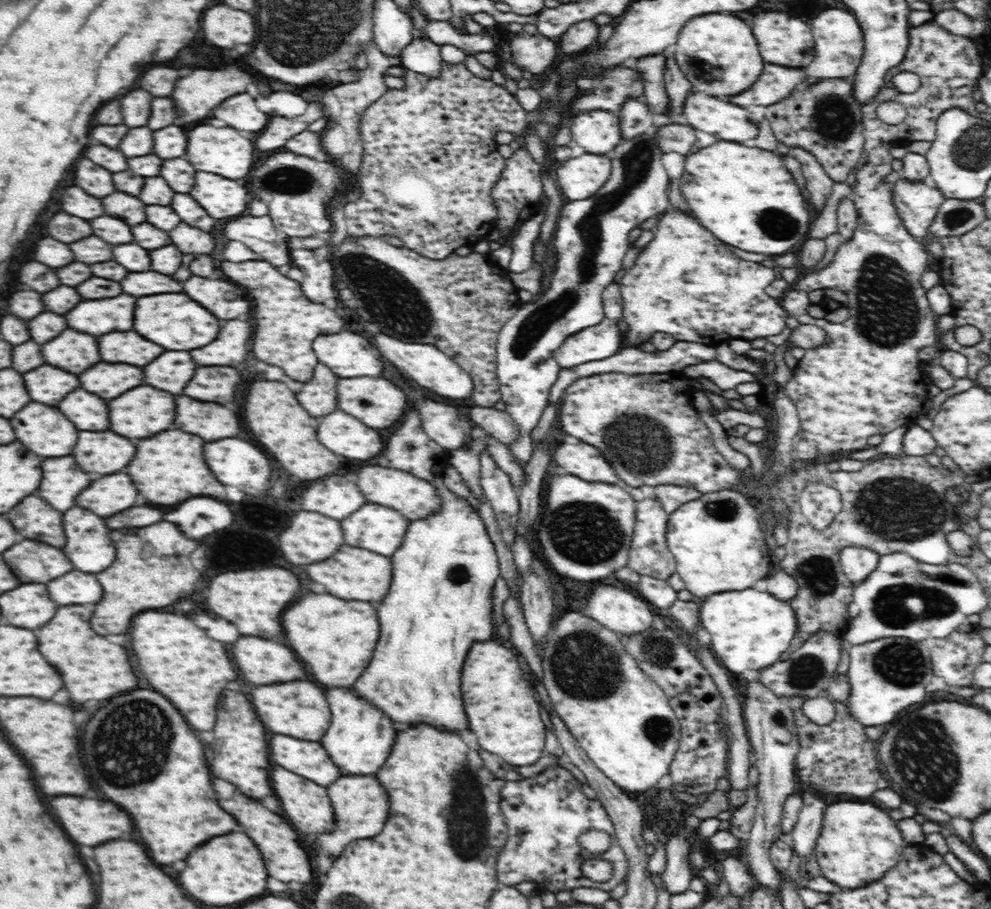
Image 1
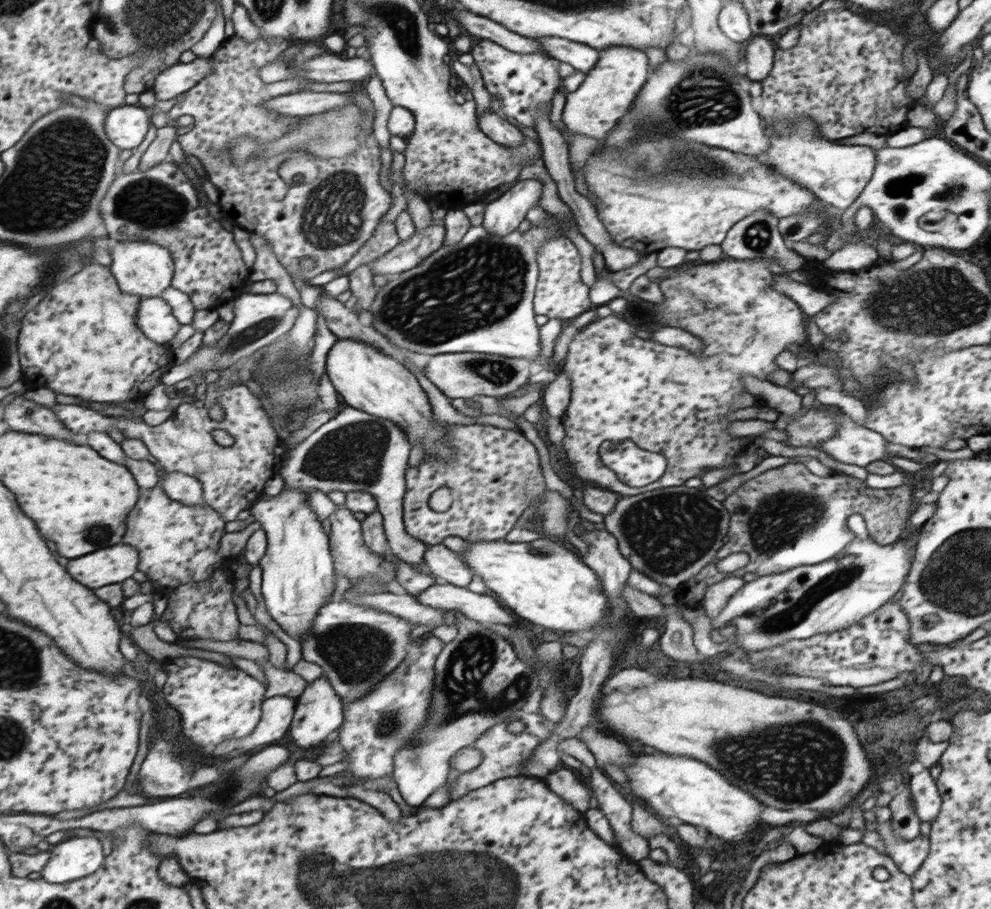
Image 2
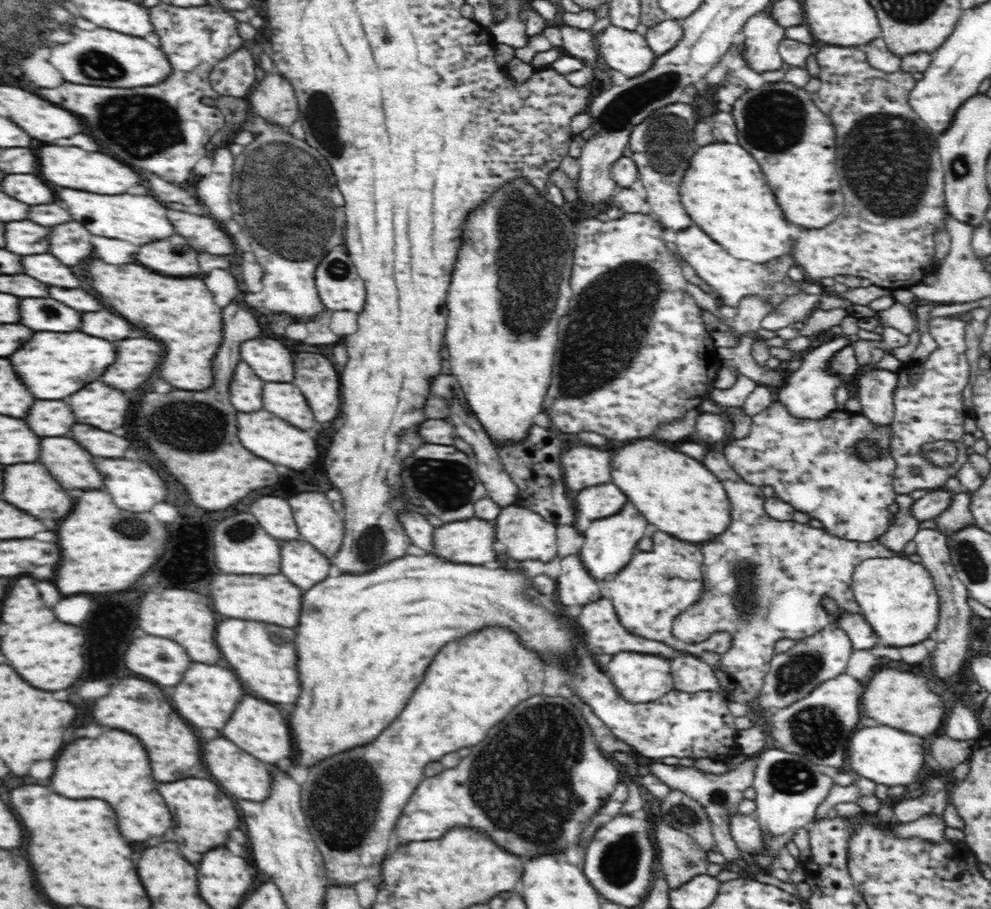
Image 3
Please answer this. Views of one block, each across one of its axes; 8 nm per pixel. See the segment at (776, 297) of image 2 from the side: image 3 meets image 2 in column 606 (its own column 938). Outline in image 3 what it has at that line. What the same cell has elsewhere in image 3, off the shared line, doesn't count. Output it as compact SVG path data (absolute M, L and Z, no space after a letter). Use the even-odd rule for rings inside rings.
M936 317L929 321L929 332L937 343L937 348L922 363L904 364L896 370L897 388L893 392L894 418L891 424L893 438L889 444L889 453L896 461L895 473L893 476L893 489L898 495L909 495L913 490L936 491L945 489L946 480L957 476L958 470L962 468L969 455L966 454L967 446L964 444L964 419L968 416L965 413L962 390L968 384L970 378L970 366L966 359L965 327L966 323L962 320L951 319L949 317ZM936 440L947 440L954 443L957 448L957 458L954 464L947 465L946 468L940 468L938 465L930 463L920 454L920 446L927 442L936 442Z

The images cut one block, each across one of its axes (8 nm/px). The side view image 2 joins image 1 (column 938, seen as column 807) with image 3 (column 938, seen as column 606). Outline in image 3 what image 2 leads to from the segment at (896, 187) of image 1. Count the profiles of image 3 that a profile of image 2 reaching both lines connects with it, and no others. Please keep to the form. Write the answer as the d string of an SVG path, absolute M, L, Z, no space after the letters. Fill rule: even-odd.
M827 45L818 50L816 60L820 67L820 74L817 77L820 79L820 89L811 95L811 99L818 106L820 112L824 112L827 118L830 118L835 128L836 148L838 154L836 155L836 164L842 176L842 194L844 194L844 212L842 216L834 219L826 228L822 227L818 232L802 232L802 236L794 242L794 250L792 256L795 264L804 272L807 279L816 282L821 278L834 277L838 275L860 276L860 278L870 278L870 282L882 288L906 288L906 286L914 286L918 282L920 276L924 277L924 270L926 267L931 267L932 257L934 254L934 232L944 229L944 218L946 218L946 205L944 196L944 170L941 163L940 153L938 152L938 145L936 144L936 135L932 129L923 122L922 119L914 113L914 110L909 104L909 94L917 83L914 80L912 73L895 71L886 73L882 70L874 69L868 63L868 57L860 50L860 48L838 47ZM846 152L848 152L848 174L842 174L842 170L846 168Z

